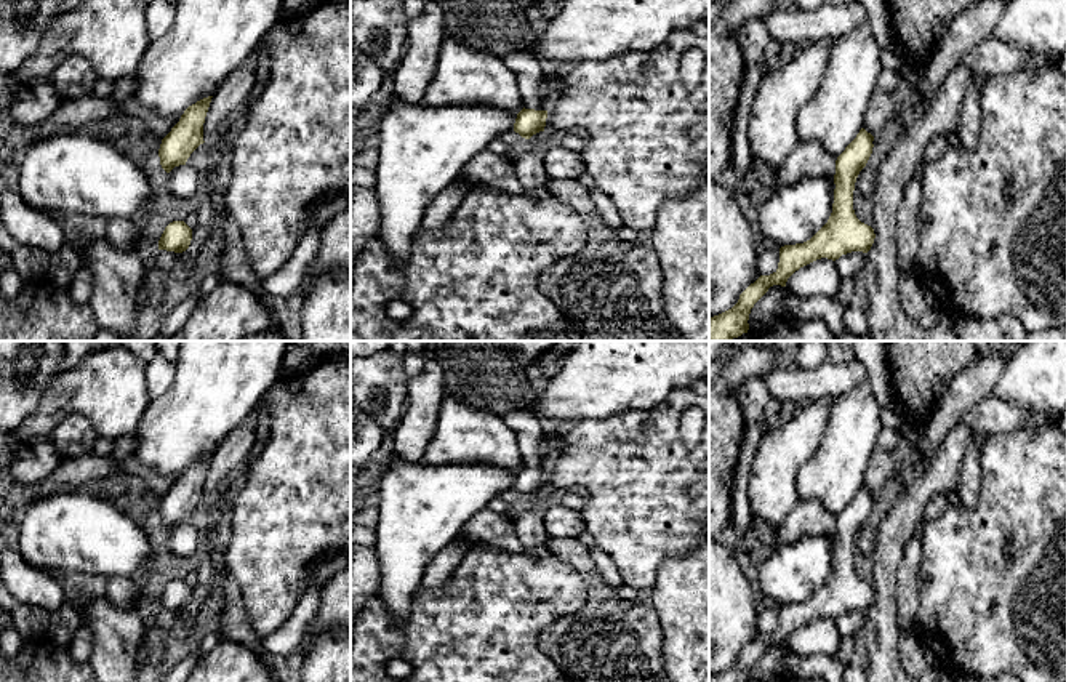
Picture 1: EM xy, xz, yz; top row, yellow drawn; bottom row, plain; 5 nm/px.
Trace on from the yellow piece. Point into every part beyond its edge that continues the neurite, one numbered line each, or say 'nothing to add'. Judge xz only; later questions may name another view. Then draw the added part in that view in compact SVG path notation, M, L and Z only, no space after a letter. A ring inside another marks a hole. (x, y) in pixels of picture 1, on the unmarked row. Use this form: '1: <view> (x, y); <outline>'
nothing to add

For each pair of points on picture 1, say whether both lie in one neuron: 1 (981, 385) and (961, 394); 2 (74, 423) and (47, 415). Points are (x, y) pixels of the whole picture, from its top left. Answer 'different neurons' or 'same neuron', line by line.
1: same neuron
2: different neurons

